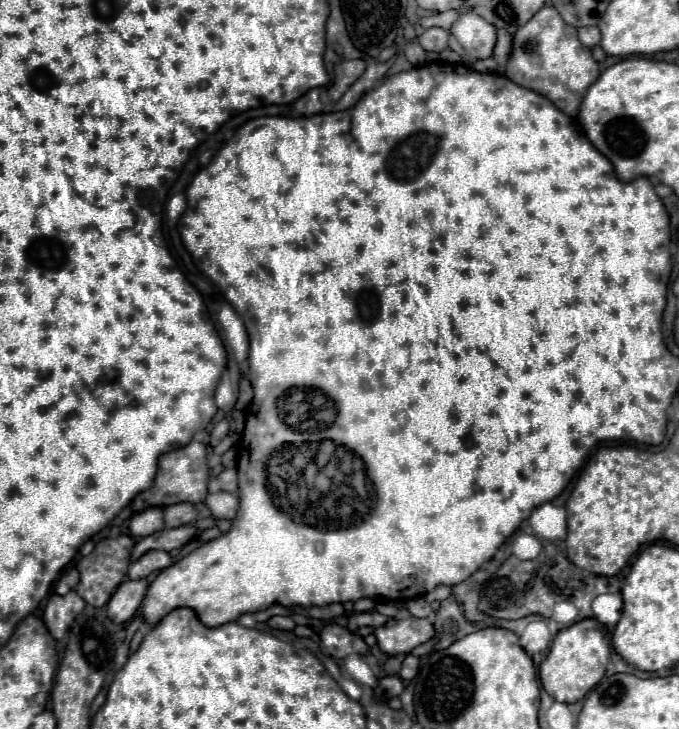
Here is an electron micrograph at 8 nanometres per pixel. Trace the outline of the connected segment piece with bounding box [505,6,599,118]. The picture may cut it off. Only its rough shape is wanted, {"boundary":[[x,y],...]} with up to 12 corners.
{"boundary":[[543,6],[513,34],[505,76],[579,114],[591,48]]}

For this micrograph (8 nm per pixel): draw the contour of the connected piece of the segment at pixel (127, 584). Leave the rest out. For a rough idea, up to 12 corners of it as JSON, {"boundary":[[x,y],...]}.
{"boundary":[[147,578],[121,582],[107,602],[117,624],[131,620],[143,602]]}

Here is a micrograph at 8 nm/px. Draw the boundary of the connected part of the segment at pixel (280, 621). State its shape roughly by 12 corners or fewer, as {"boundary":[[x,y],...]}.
{"boundary":[[273,616],[267,624],[277,630],[293,630],[289,616]]}

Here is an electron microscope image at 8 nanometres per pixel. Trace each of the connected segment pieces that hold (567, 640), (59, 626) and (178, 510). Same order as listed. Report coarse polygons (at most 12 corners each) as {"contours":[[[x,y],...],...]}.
{"contours":[[[595,618],[557,632],[539,666],[545,692],[577,702],[605,676]],[[74,590],[49,596],[43,622],[55,640],[67,634],[85,602]],[[187,502],[167,506],[165,526],[191,524],[197,520],[195,506]]]}

